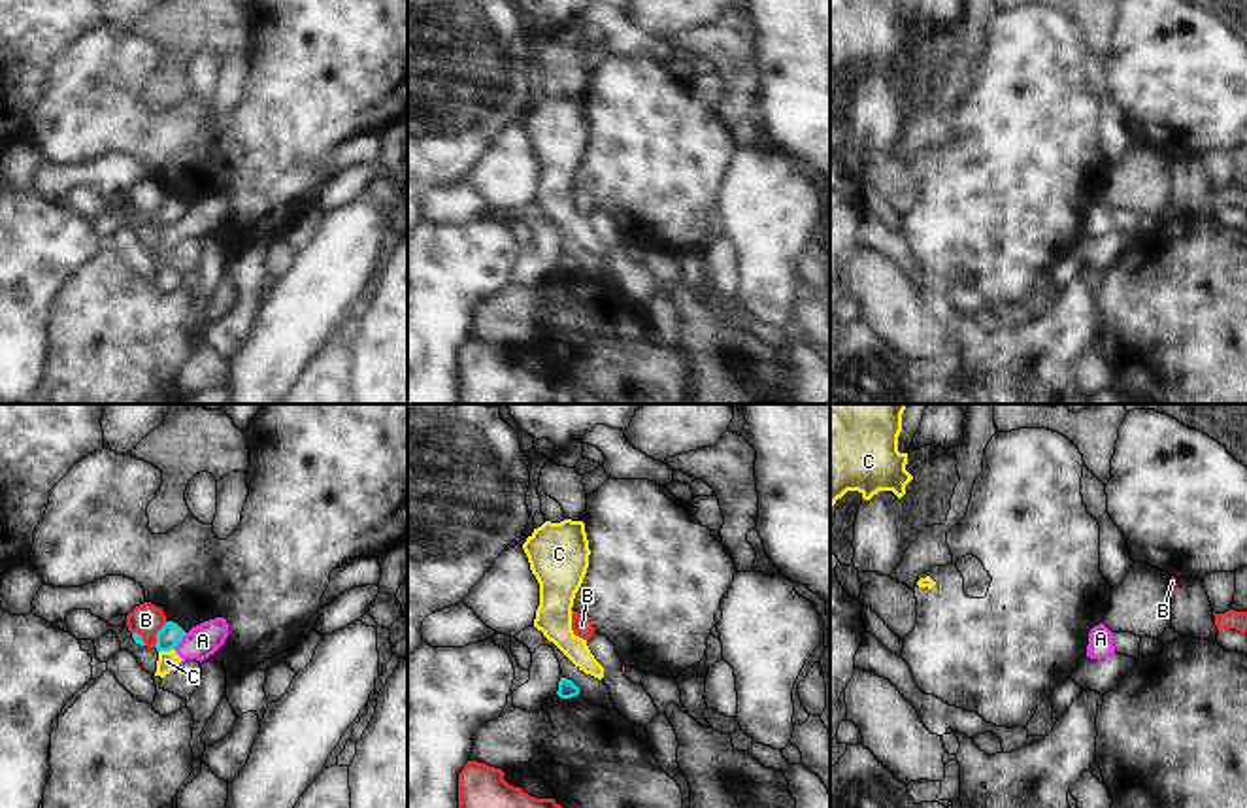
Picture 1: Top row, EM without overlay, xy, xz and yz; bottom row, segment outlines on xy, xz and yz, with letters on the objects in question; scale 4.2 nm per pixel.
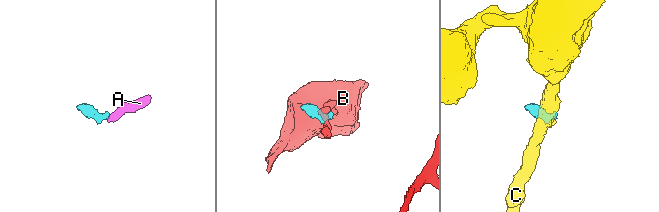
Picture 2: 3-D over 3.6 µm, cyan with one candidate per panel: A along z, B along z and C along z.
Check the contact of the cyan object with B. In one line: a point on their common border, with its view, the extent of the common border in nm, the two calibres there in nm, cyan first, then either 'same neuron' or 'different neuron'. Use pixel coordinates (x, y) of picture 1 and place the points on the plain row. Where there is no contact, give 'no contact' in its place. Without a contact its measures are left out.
meets cyan in xy at (157, 212); contact 130 nm long; 100 nm thick on the cyan side, 140 nm on the other; different neuron

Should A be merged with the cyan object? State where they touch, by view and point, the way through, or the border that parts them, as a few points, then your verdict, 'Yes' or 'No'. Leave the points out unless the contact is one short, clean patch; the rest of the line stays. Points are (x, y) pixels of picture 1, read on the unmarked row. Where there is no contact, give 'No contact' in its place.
Touches cyan at xy (180, 218). Boundary: xy (187, 210), (172, 225). No.

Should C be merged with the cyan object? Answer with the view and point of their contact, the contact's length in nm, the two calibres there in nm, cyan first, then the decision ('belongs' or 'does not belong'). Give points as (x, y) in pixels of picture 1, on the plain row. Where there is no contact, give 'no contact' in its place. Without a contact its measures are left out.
contact xy (165, 227); length 70 nm; calibres 100 and 80 nm; does not belong

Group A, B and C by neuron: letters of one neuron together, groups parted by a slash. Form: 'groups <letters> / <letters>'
groups A C / B

